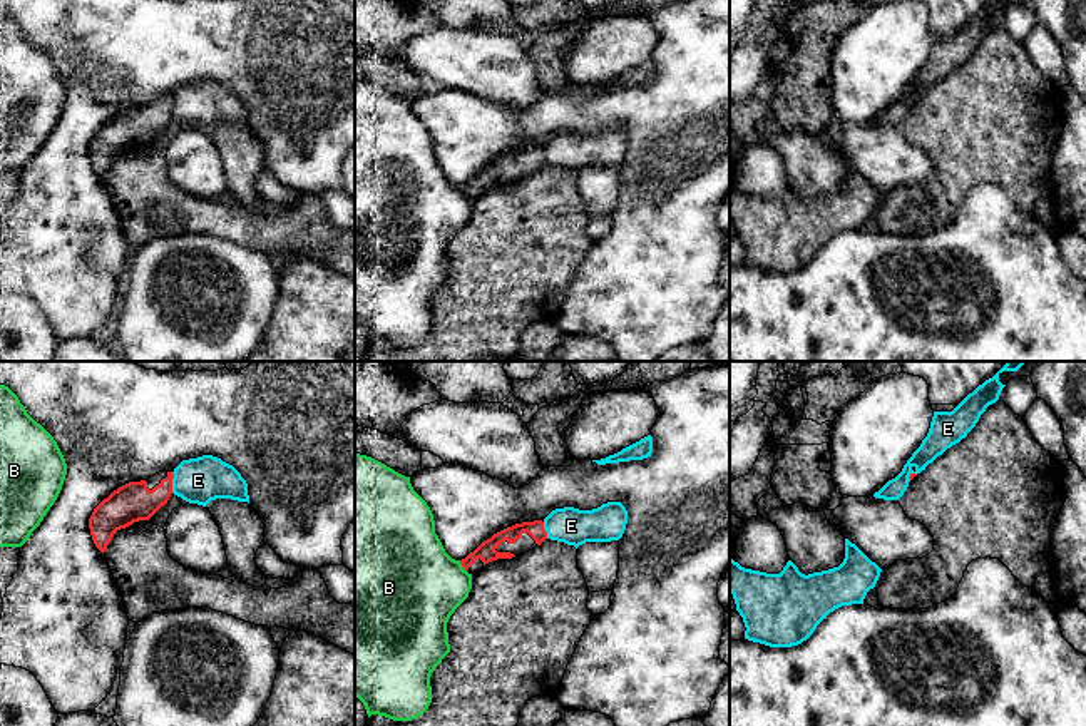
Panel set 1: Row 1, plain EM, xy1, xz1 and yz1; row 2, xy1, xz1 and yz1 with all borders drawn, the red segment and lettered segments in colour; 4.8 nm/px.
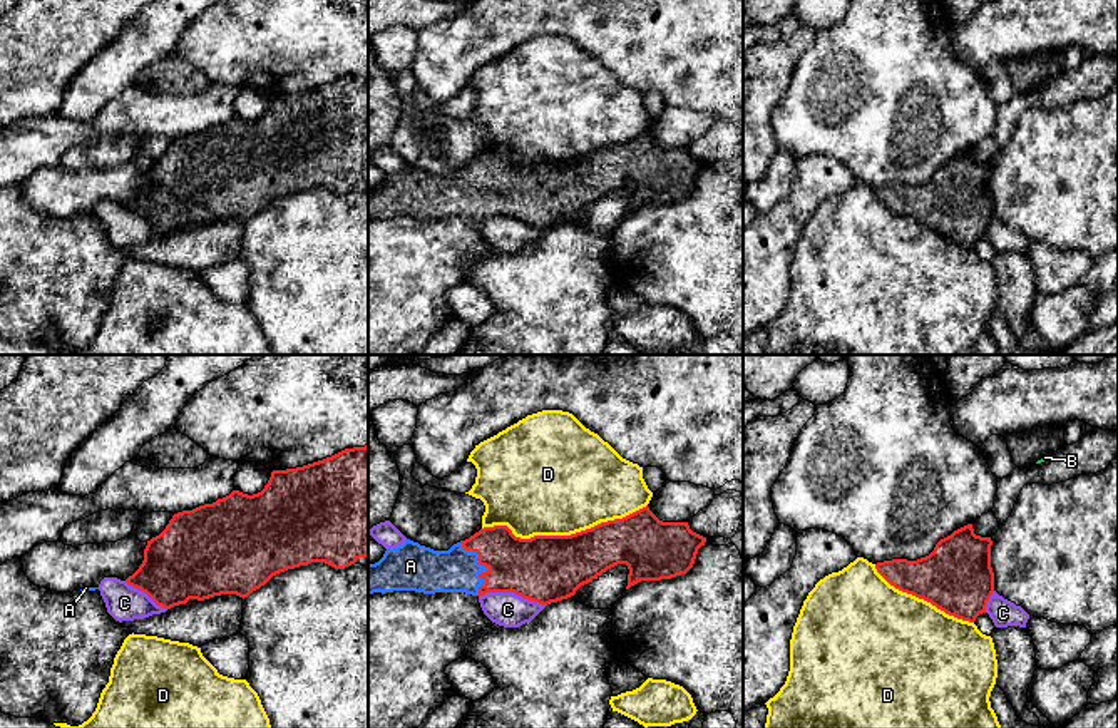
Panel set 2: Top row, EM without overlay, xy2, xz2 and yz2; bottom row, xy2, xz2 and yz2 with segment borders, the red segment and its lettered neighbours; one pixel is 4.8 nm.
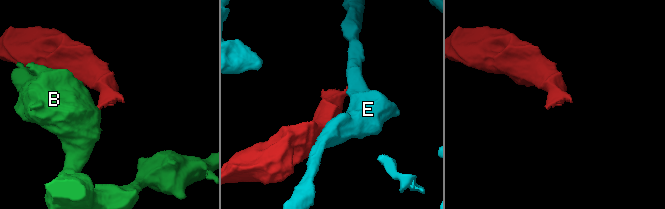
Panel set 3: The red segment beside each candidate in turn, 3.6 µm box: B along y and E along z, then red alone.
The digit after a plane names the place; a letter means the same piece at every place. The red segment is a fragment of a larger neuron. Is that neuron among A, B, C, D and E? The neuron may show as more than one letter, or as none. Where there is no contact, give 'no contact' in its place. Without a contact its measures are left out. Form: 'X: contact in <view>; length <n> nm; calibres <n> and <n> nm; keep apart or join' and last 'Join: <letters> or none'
A: contact in xz2; length 280 nm; calibres 300 and 200 nm; join
B: contact in xz1; length 70 nm; calibres 90 and 440 nm; keep apart
C: contact in xz2; length 320 nm; calibres 320 and 170 nm; keep apart
D: contact in xz2; length 800 nm; calibres 320 and 500 nm; keep apart
E: contact in xy1; length 100 nm; calibres 190 and 220 nm; keep apart
Join: A

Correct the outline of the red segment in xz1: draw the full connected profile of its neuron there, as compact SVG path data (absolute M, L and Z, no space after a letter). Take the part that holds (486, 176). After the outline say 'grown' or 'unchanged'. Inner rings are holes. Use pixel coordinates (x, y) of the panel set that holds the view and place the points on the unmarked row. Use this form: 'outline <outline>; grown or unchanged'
outline M542 146L515 149L484 166L474 177L462 184L460 189L464 196L475 201L485 189L525 179L546 164L547 157Z; grown

